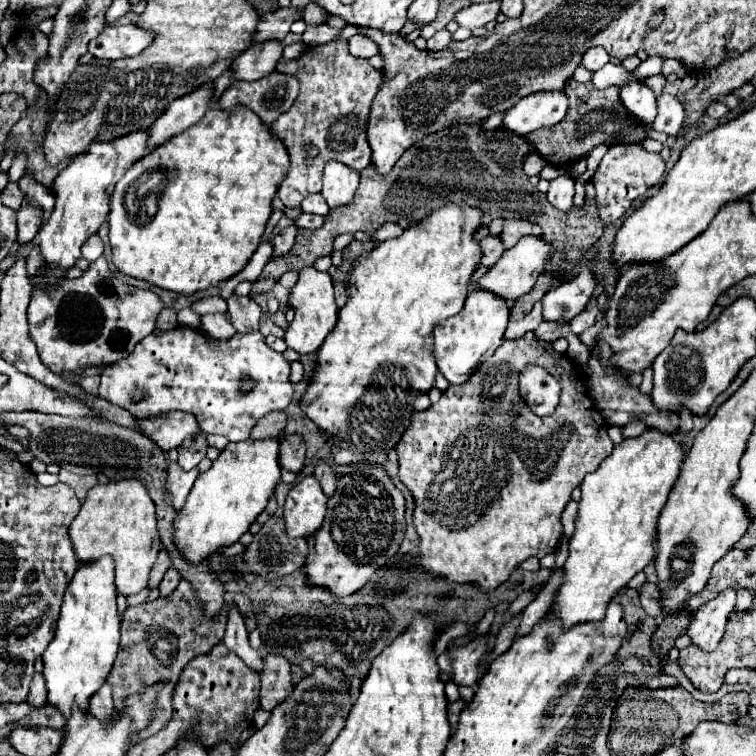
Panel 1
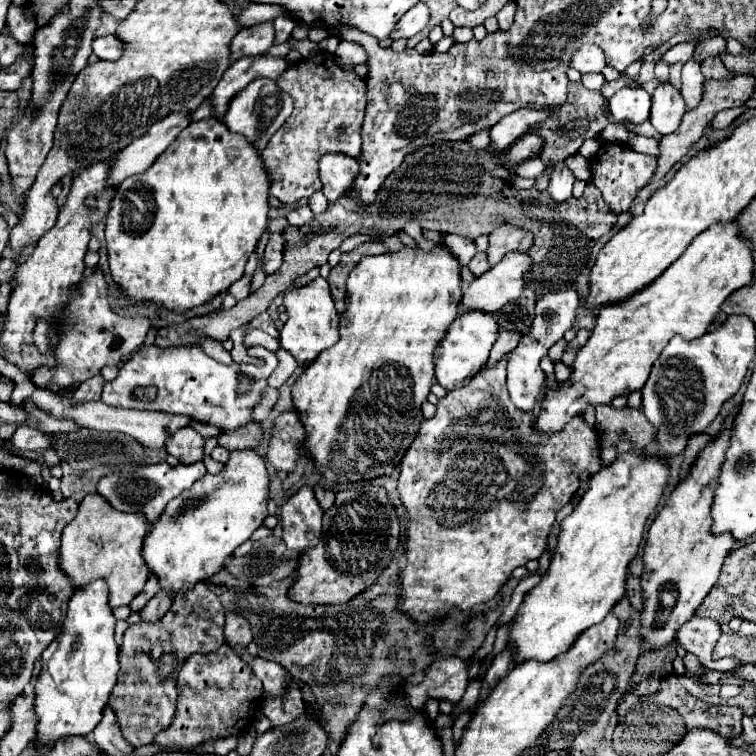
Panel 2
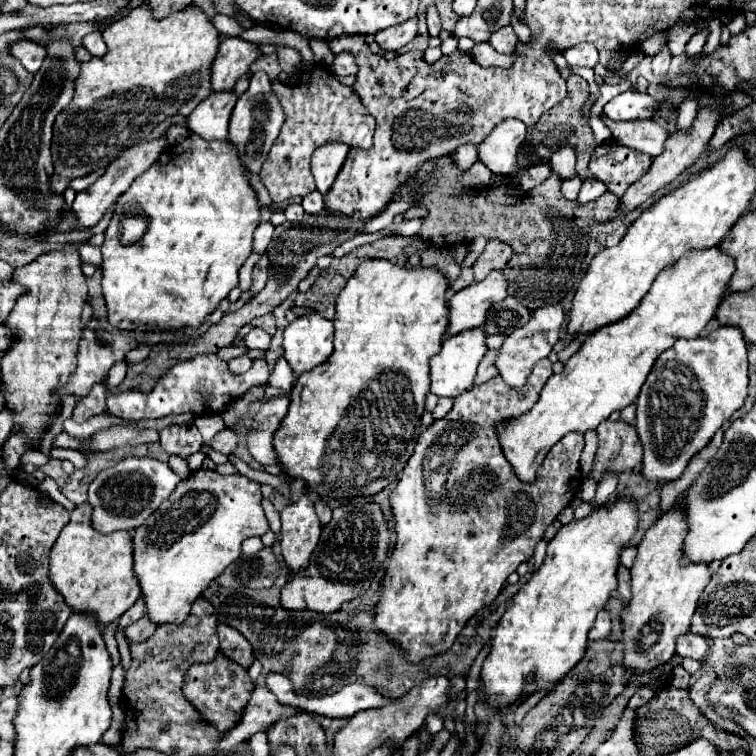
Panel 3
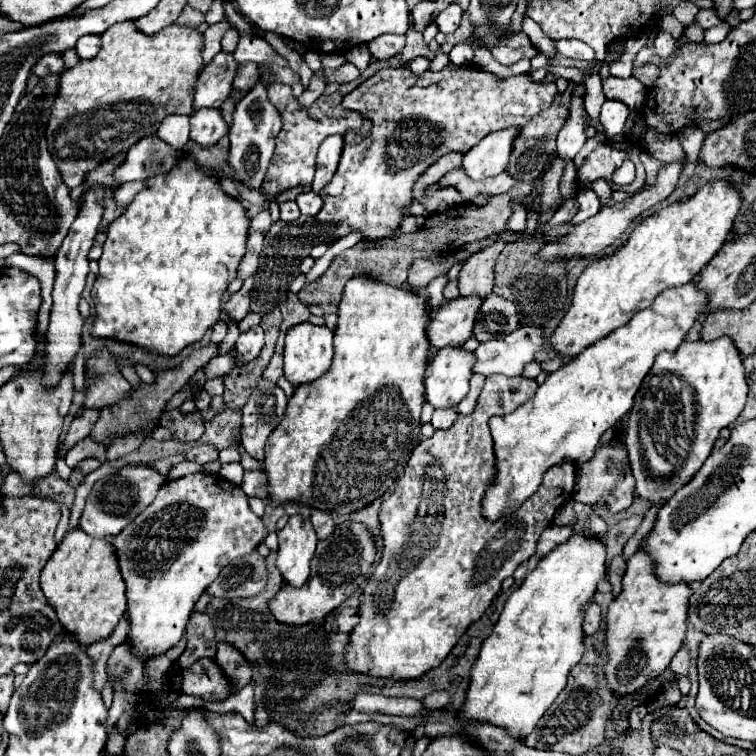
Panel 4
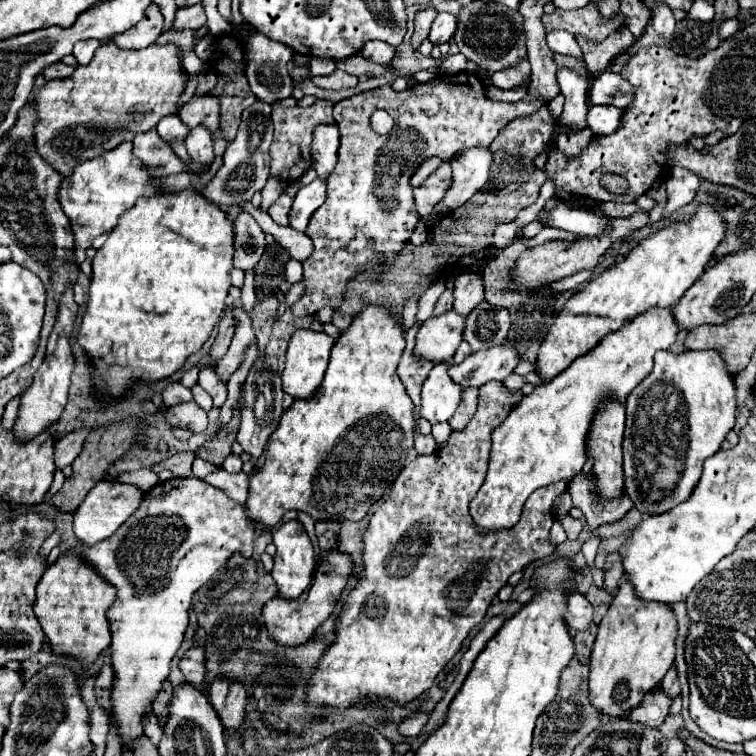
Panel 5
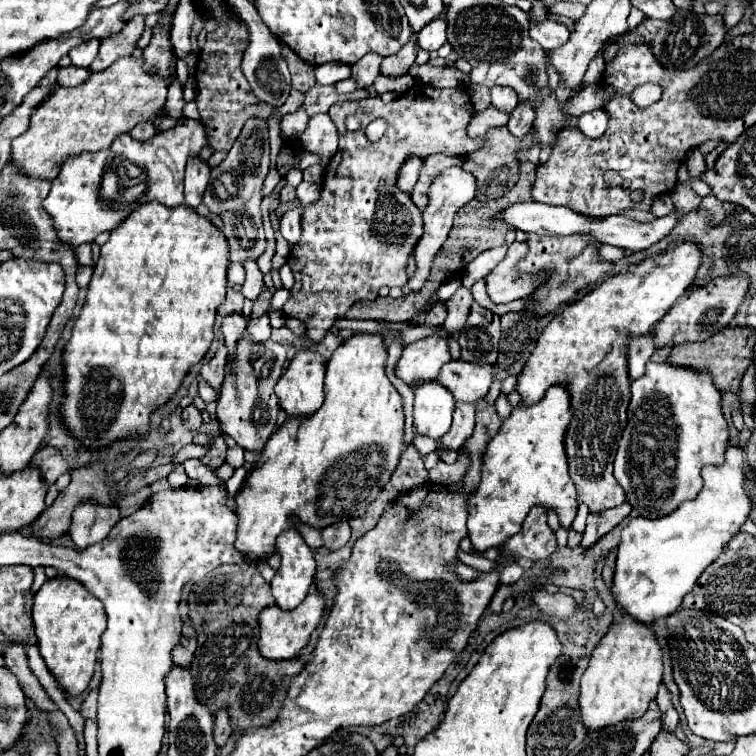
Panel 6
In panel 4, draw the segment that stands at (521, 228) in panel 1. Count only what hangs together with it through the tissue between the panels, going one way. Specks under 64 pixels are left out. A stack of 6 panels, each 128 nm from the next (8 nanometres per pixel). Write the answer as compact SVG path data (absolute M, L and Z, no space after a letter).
M498 242L498 244L492 244L488 248L484 248L482 252L476 252L472 254L462 270L460 270L460 296L470 296L470 294L478 294L478 296L488 296L492 292L492 286L494 286L494 266L496 266L496 260L502 252L504 244Z

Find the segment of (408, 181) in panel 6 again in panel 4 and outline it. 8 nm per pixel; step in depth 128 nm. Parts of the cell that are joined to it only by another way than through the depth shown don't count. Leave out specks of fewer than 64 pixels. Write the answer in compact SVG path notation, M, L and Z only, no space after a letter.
M452 152L452 154L442 156L436 164L432 164L432 166L424 172L424 176L418 178L418 182L416 182L416 186L414 186L414 198L418 200L418 198L420 198L420 192L424 190L424 186L432 184L434 180L440 180L440 176L444 176L448 170L462 168L462 156L464 156L462 152Z

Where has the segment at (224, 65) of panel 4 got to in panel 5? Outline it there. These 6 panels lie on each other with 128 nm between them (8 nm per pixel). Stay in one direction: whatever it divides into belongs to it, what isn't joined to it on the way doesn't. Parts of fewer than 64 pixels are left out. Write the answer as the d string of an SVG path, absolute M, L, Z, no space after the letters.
M214 94L192 96L190 102L180 108L180 118L190 128L204 124L210 132L214 132L220 124L220 98Z

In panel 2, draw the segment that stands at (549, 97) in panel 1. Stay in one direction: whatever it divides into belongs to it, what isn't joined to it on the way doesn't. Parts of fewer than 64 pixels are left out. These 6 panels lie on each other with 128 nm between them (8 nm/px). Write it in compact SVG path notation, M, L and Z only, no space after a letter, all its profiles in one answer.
M558 106L540 108L540 112L532 112L530 108L520 108L520 112L512 112L512 116L504 116L504 120L500 120L500 124L494 124L490 128L492 148L498 152L506 150L514 140L528 134L528 130L532 130L532 126L536 126L540 120L546 120L548 116L552 116L552 112L556 112L556 108Z

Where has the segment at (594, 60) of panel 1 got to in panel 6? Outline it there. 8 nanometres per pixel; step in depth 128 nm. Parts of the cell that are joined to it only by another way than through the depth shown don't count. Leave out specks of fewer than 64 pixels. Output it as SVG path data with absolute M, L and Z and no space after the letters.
M554 18L544 20L542 24L530 24L530 36L544 48L544 50L554 50L560 48L562 44L568 42L568 28Z

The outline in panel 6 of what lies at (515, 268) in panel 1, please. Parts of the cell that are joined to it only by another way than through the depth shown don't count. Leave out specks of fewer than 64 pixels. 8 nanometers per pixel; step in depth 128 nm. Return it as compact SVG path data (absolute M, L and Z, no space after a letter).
M434 326L434 334L422 340L408 344L402 352L402 358L396 364L396 374L412 384L414 380L434 380L440 374L440 368L452 360L448 348L450 334L442 326Z

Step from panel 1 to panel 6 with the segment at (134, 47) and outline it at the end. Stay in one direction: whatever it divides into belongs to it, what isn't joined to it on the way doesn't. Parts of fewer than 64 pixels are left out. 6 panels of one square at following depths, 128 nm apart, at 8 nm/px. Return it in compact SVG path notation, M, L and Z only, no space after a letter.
M86 40L80 46L72 48L68 56L70 56L70 60L72 60L74 66L88 68L94 62L94 58L98 56L98 46L100 46L100 40Z

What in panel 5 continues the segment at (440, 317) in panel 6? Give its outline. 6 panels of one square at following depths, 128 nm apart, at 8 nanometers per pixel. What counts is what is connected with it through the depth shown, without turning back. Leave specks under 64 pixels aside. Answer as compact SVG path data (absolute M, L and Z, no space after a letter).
M448 288L442 292L442 296L440 296L440 298L438 298L438 302L436 302L434 316L436 316L436 314L442 314L444 310L446 310L446 312L448 312L448 310L452 310L452 296L454 296L454 294L452 294L452 290L448 290Z

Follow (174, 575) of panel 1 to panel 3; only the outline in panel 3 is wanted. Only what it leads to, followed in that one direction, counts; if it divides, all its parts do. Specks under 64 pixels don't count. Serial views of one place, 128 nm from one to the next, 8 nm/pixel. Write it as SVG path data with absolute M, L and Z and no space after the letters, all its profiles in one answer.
M144 616L126 628L126 638L128 638L128 642L142 642L156 630L156 626L158 626L156 622L152 622L148 616Z

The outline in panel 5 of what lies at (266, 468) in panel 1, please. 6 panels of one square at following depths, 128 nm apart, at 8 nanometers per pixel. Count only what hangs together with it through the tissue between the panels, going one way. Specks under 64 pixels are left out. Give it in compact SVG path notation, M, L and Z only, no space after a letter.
M172 478L154 486L146 492L140 508L104 542L86 548L82 556L110 582L116 586L118 596L108 610L112 628L112 666L116 680L112 684L114 706L112 712L118 722L120 744L132 740L142 732L140 718L152 706L162 682L168 678L170 660L178 652L184 632L188 628L188 610L192 596L222 568L232 554L252 556L256 538L256 524L248 518L246 508L230 500L220 488L206 484L200 478Z

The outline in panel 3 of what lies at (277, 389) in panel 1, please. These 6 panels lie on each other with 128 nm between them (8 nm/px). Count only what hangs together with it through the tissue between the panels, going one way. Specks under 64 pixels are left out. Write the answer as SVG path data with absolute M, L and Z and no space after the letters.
M216 354L208 356L196 356L196 360L182 360L168 368L164 376L156 382L152 392L136 392L124 390L118 394L108 394L106 398L106 412L120 416L124 420L142 420L142 418L164 418L170 414L194 414L194 416L214 416L222 414L224 408L238 400L246 390L258 384L266 384L268 380L268 362L266 358L256 358L252 362L252 368L244 374L232 374L228 370L228 364L220 360Z

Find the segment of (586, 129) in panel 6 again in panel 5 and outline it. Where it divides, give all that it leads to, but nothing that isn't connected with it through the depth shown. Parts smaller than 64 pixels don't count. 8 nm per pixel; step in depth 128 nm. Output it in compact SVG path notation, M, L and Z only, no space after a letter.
M590 106L588 110L588 126L596 136L612 134L620 126L622 110L616 106Z

